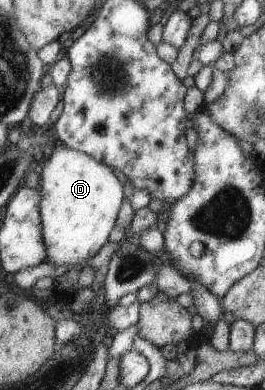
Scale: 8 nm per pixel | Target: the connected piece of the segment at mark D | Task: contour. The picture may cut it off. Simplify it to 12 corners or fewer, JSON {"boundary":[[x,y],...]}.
{"boundary":[[60,143],[37,190],[42,262],[83,267],[124,198],[110,168]]}

